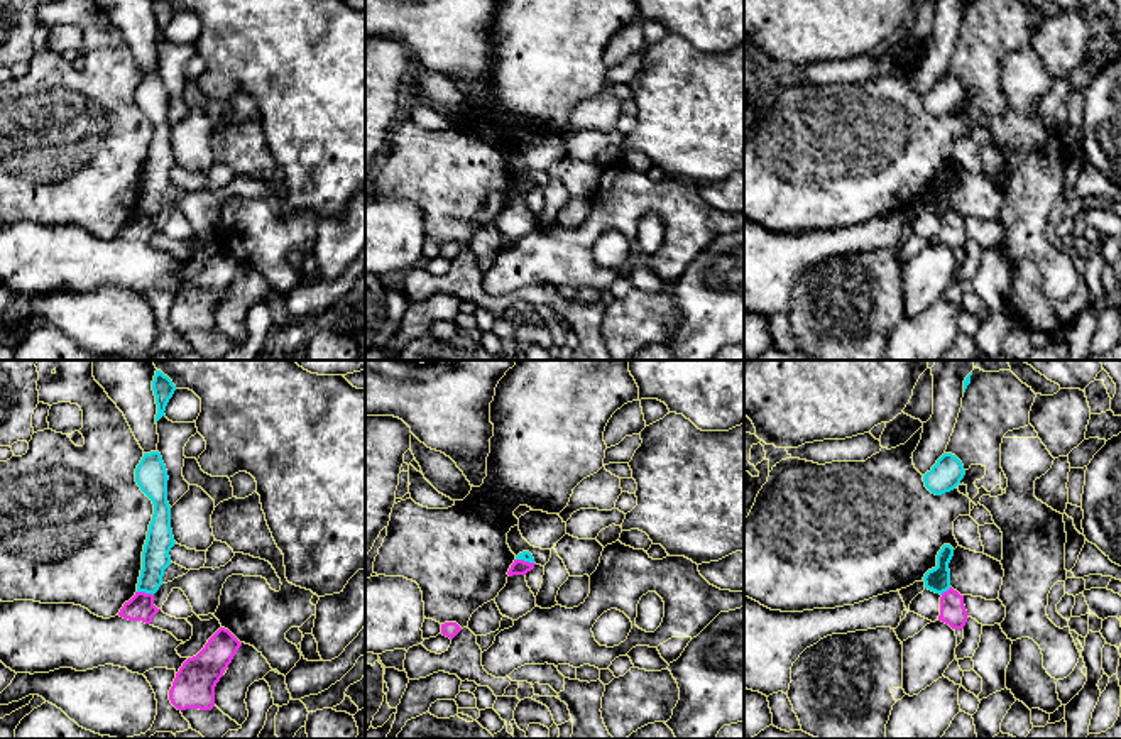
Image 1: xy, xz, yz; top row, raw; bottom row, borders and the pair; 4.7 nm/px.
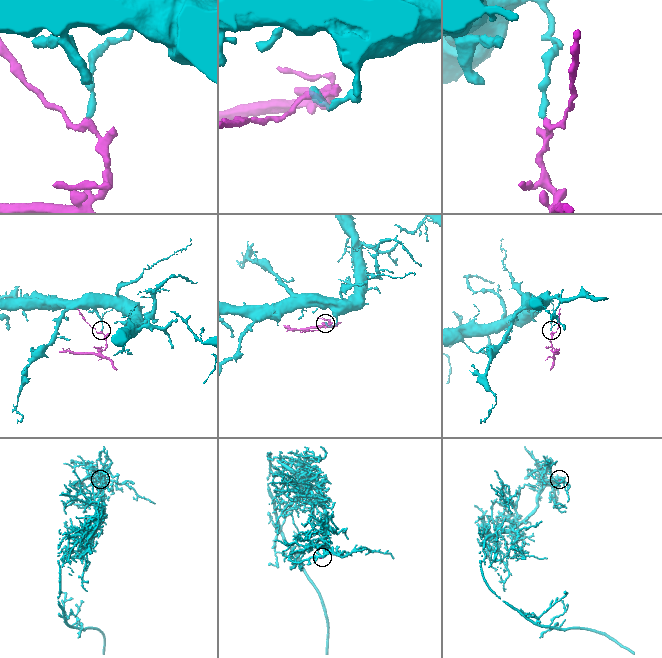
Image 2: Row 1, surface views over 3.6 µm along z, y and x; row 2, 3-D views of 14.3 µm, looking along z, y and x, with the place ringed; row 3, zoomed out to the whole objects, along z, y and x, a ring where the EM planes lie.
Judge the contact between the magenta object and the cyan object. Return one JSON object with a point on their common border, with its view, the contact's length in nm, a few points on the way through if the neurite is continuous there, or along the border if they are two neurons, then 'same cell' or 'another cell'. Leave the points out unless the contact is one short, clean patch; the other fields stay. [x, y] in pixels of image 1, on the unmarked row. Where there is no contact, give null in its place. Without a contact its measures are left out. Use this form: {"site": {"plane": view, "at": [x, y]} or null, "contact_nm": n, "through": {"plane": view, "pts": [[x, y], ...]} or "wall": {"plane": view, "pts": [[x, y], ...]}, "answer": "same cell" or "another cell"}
{"site": {"plane": "xy", "at": [144, 213]}, "contact_nm": 80, "wall": {"plane": "xy", "pts": [[137, 212], [153, 217]]}, "answer": "another cell"}

